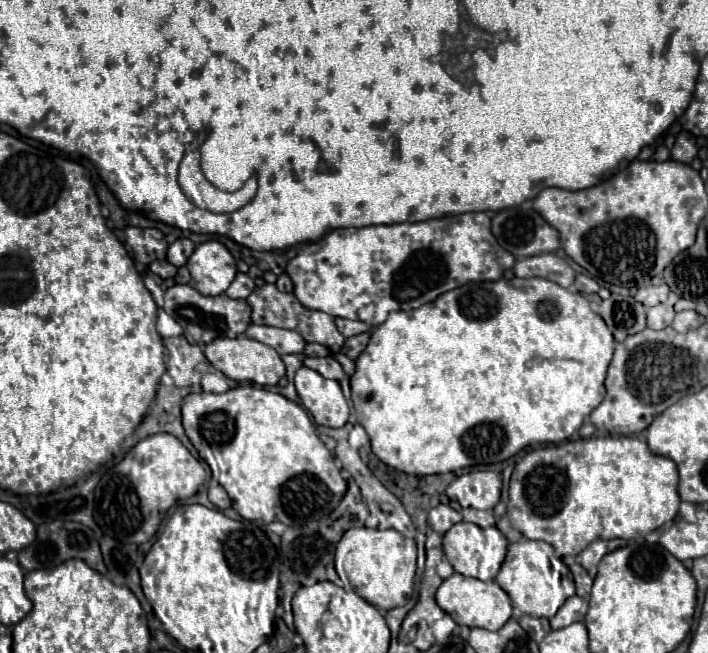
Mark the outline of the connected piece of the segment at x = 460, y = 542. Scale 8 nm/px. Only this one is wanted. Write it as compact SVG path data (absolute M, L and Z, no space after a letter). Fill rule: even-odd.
M466 521L456 523L444 535L444 553L446 553L446 559L450 561L450 565L454 567L454 571L460 575L466 575L466 577L476 577L480 581L492 581L496 577L496 573L506 557L506 547L508 547L508 541L496 527L482 529L474 523L466 523Z

